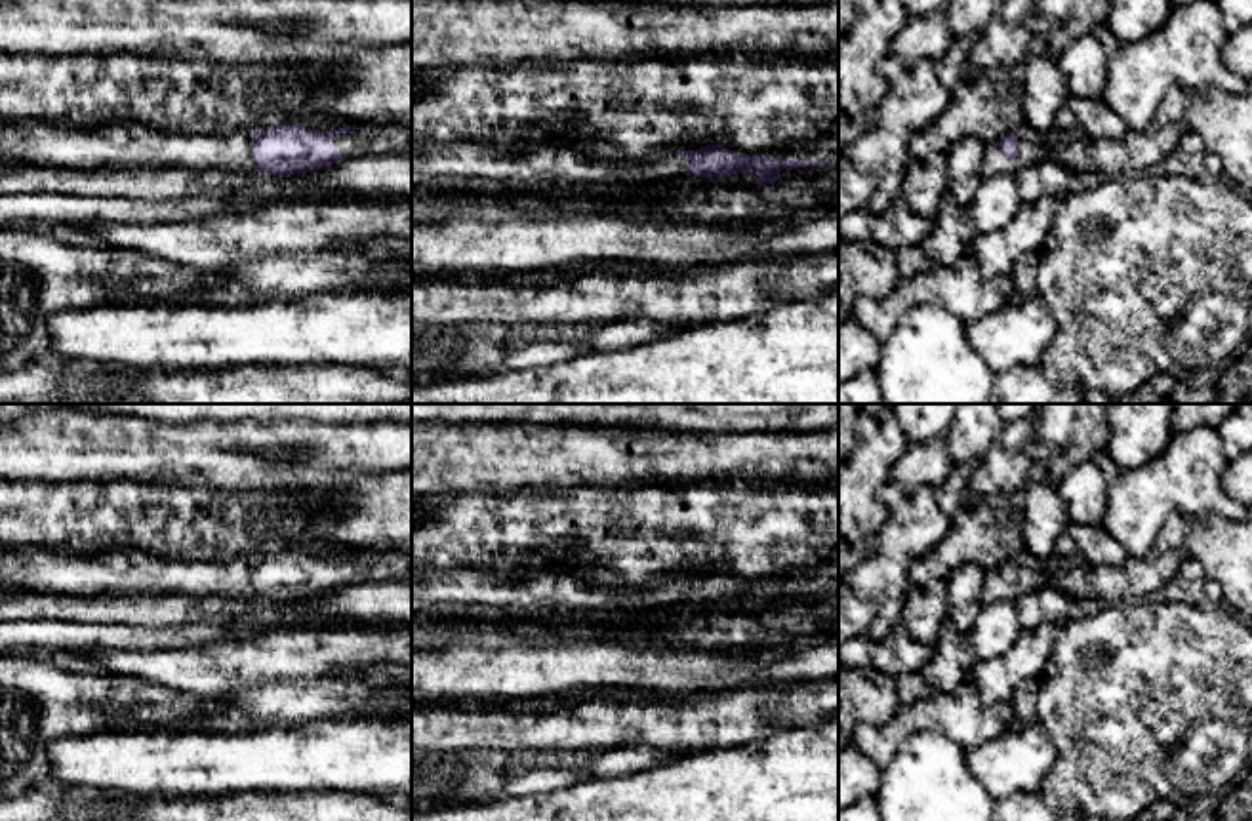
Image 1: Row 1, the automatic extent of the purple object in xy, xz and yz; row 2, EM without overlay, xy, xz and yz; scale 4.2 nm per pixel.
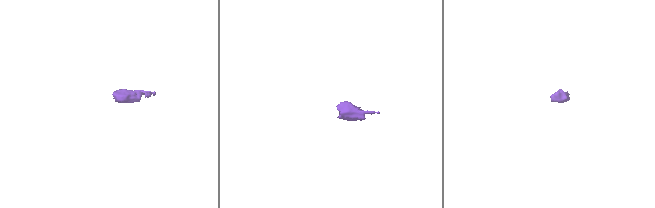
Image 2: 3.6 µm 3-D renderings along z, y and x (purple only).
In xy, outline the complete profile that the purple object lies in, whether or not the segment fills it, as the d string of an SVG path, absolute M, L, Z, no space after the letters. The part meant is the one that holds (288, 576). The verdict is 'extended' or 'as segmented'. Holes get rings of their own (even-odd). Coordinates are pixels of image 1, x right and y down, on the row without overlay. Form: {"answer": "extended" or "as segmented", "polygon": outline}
{"answer": "extended", "polygon": "M23 547L0 552L0 587L27 587L30 592L93 594L179 594L191 598L263 598L290 604L364 581L412 581L412 554L356 554L330 558L284 549L271 556L238 556L229 562L173 562L151 558L139 551L112 551L93 556L71 556L46 547Z"}

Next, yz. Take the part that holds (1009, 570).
{"answer": "extended", "polygon": "M1025 549L997 570L985 571L981 602L1016 600L1046 583L1044 560Z"}

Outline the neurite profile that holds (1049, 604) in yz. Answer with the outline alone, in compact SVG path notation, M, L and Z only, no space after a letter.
M1046 583L1014 602L1021 627L1035 631L1044 623L1054 627L1065 623L1071 617L1073 598L1052 583Z

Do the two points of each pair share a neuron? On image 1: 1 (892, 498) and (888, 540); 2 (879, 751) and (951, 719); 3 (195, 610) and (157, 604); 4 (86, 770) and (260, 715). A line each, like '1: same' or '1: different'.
1: same
2: same
3: same
4: different

